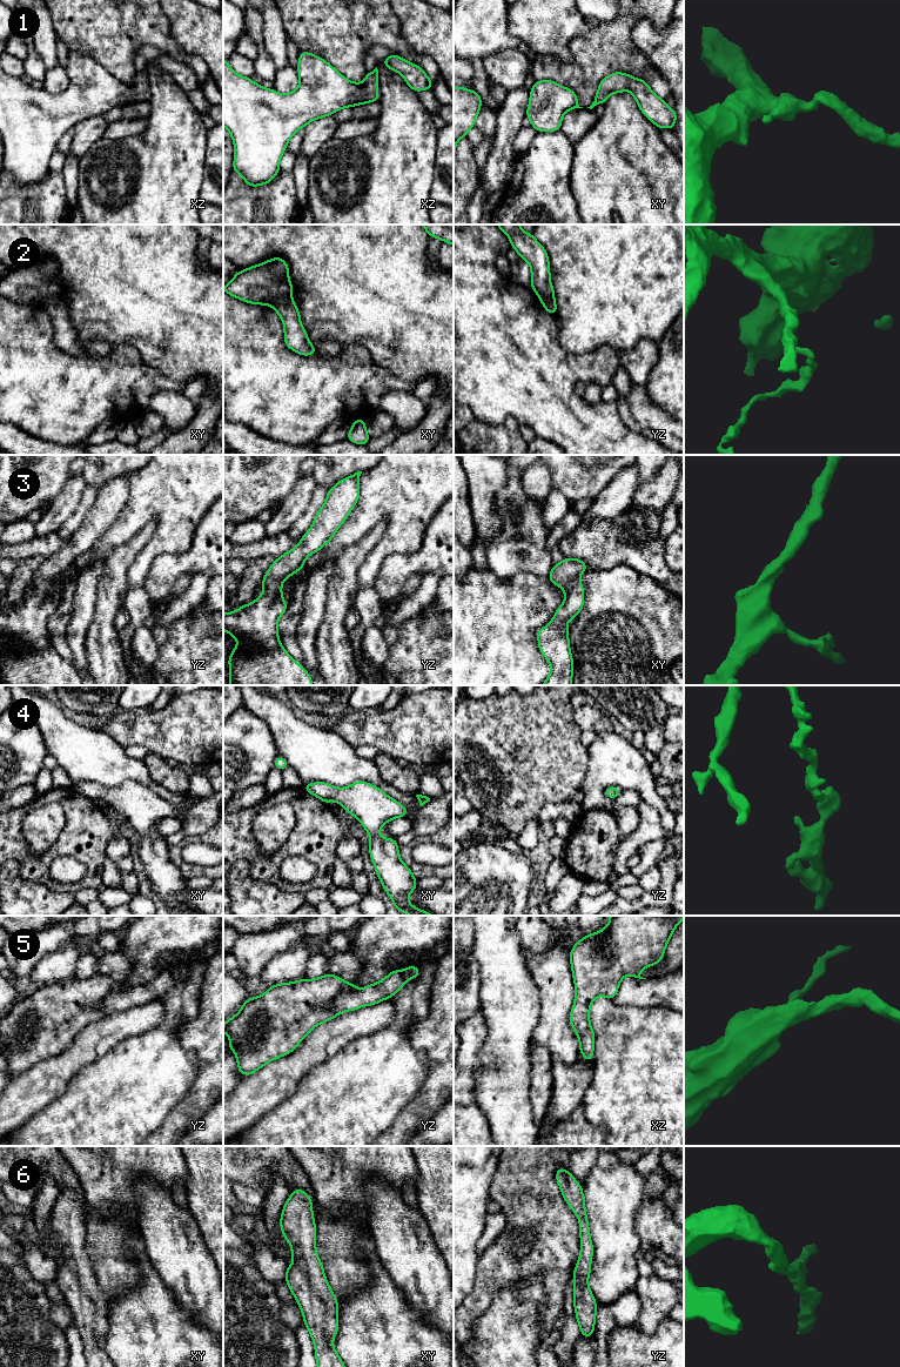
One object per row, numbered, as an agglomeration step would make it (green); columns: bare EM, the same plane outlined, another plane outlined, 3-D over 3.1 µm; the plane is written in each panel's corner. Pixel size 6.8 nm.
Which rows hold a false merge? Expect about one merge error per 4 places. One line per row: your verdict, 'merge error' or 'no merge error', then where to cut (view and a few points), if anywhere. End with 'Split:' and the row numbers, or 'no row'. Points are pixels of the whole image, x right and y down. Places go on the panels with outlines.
1: no merge error | no cut
2: merge error | xy (289, 295), (277, 297), (270, 305)
3: no merge error | no cut
4: no merge error | no cut
5: no merge error | no cut
6: no merge error | no cut
Split: 2

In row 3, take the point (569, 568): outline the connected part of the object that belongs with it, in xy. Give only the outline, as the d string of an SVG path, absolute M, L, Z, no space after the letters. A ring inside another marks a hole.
M565 557L553 564L550 582L565 592L563 604L551 622L537 632L540 654L549 661L551 671L542 685L572 685L573 659L570 650L566 624L578 616L584 607L584 587L579 581L587 564L578 558Z

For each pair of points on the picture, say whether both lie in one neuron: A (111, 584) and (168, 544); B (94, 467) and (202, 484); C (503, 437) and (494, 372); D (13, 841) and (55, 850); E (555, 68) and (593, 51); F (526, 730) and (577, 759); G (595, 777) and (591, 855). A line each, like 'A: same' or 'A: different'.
A: different
B: different
C: different
D: same
E: same
F: same
G: different

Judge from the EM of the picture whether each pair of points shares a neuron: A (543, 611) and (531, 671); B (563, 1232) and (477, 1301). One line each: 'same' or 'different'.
A: same
B: same

